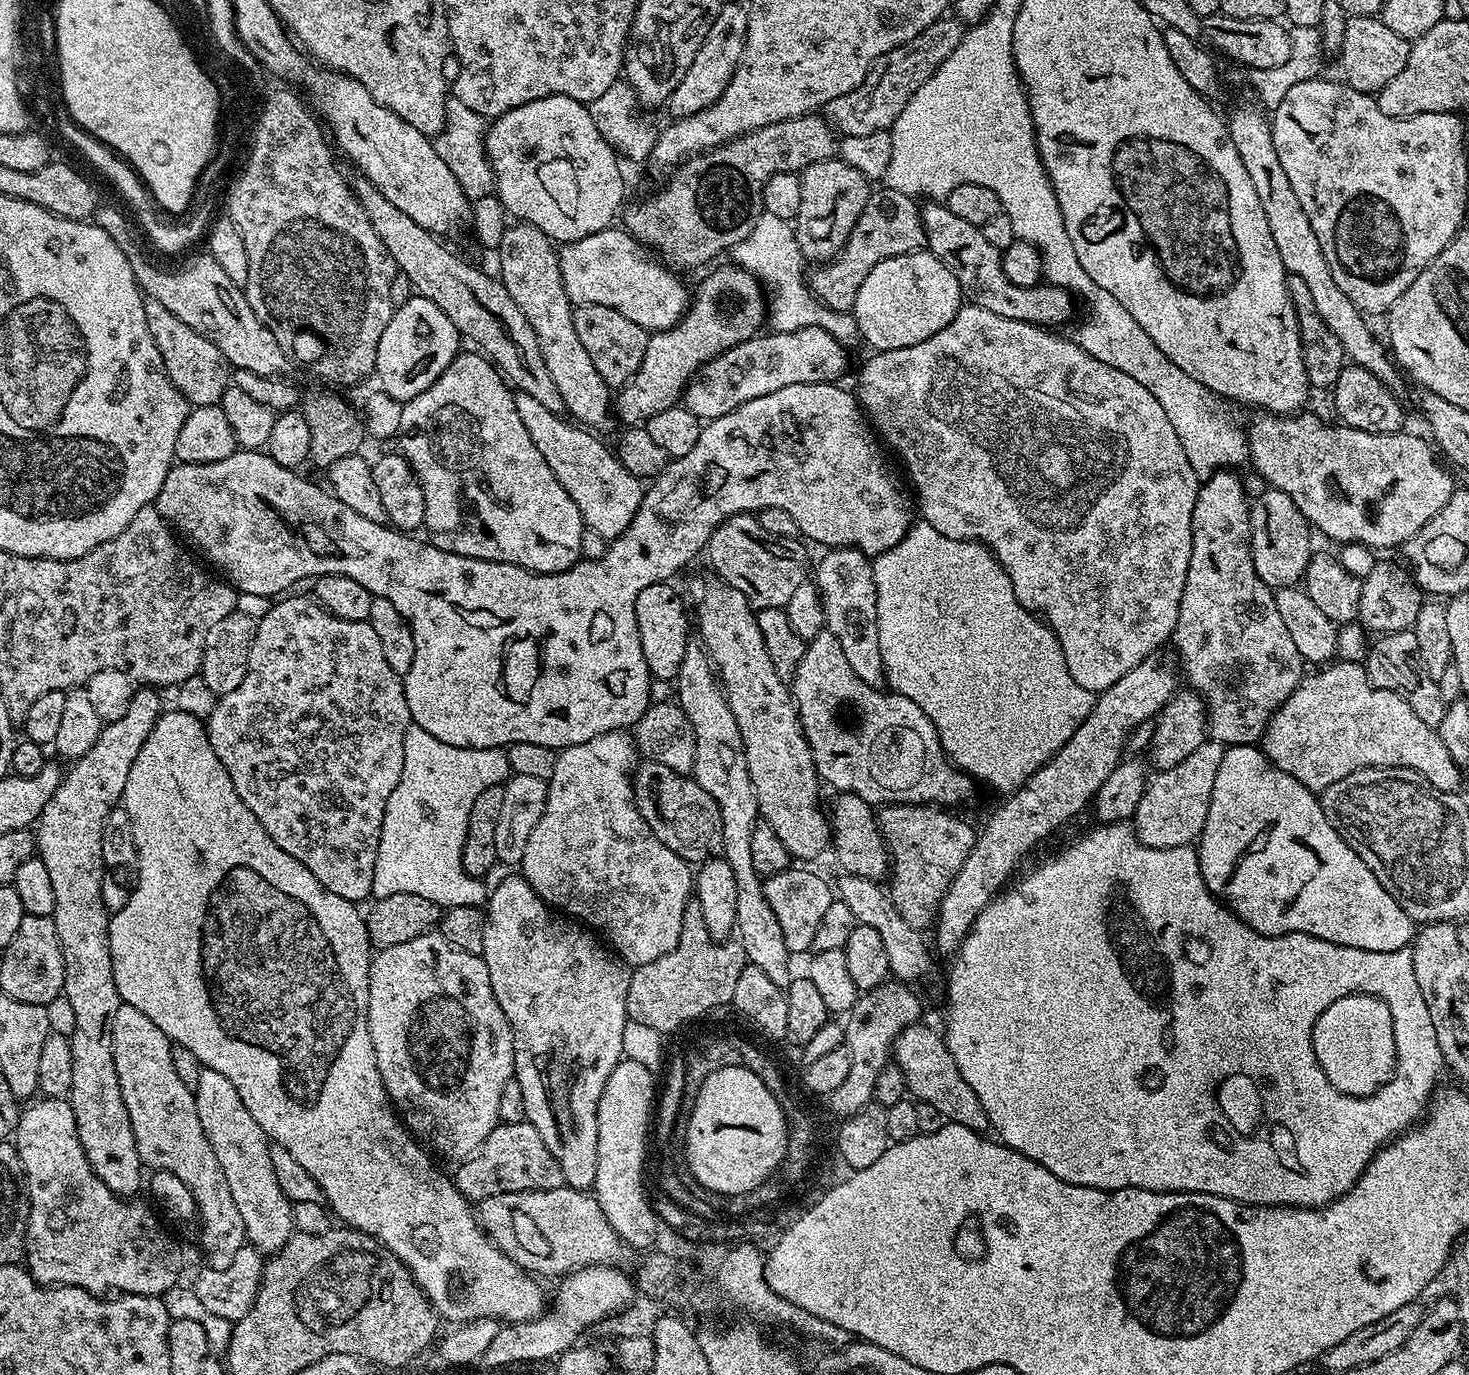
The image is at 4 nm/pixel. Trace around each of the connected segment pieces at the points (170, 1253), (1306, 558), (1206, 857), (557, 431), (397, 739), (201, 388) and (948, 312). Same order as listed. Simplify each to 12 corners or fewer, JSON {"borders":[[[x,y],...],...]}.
{"borders":[[[64,1098],[19,1113],[26,1267],[163,1297],[180,1244],[92,1173]],[[1294,498],[1251,501],[1250,554],[1273,590],[1299,585],[1313,529]],[[1256,744],[1225,747],[1198,851],[1258,934],[1375,952],[1414,922]],[[514,406],[585,528],[615,540],[646,488],[597,433]],[[258,620],[206,721],[266,834],[373,895],[412,715],[374,626]],[[144,301],[168,380],[189,405],[219,404],[227,358],[197,331]],[[933,252],[878,262],[851,313],[876,352],[950,326],[958,278]]]}

